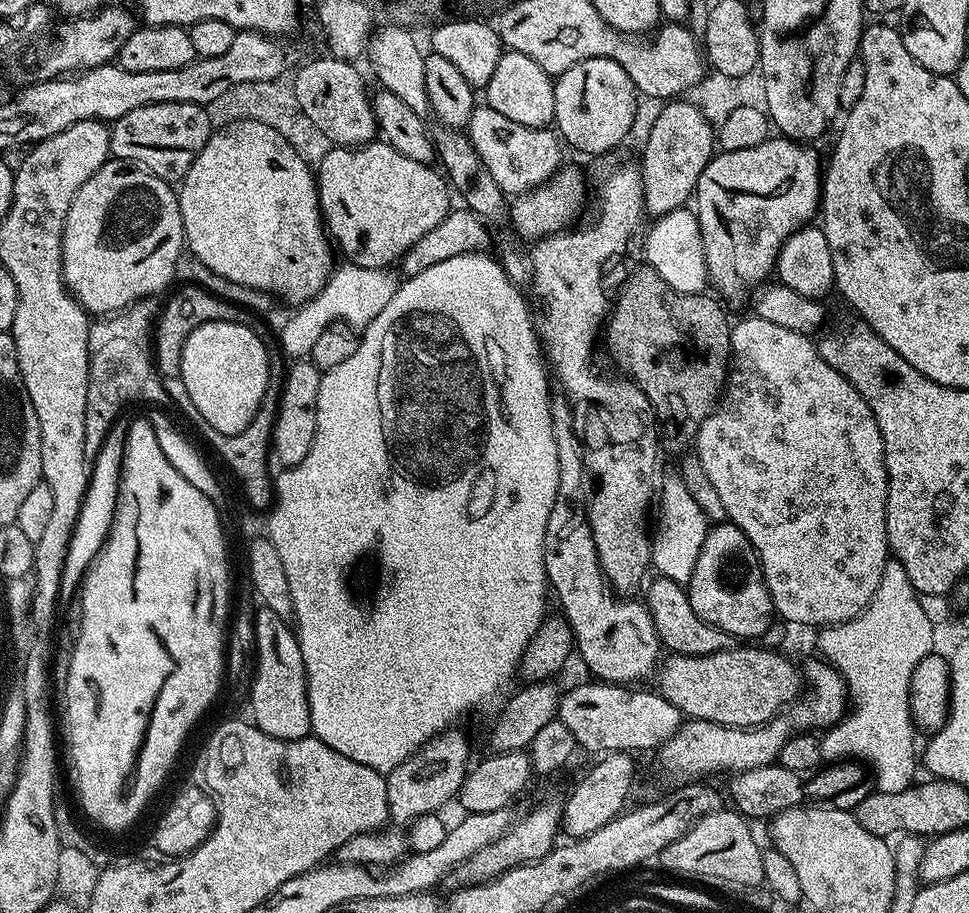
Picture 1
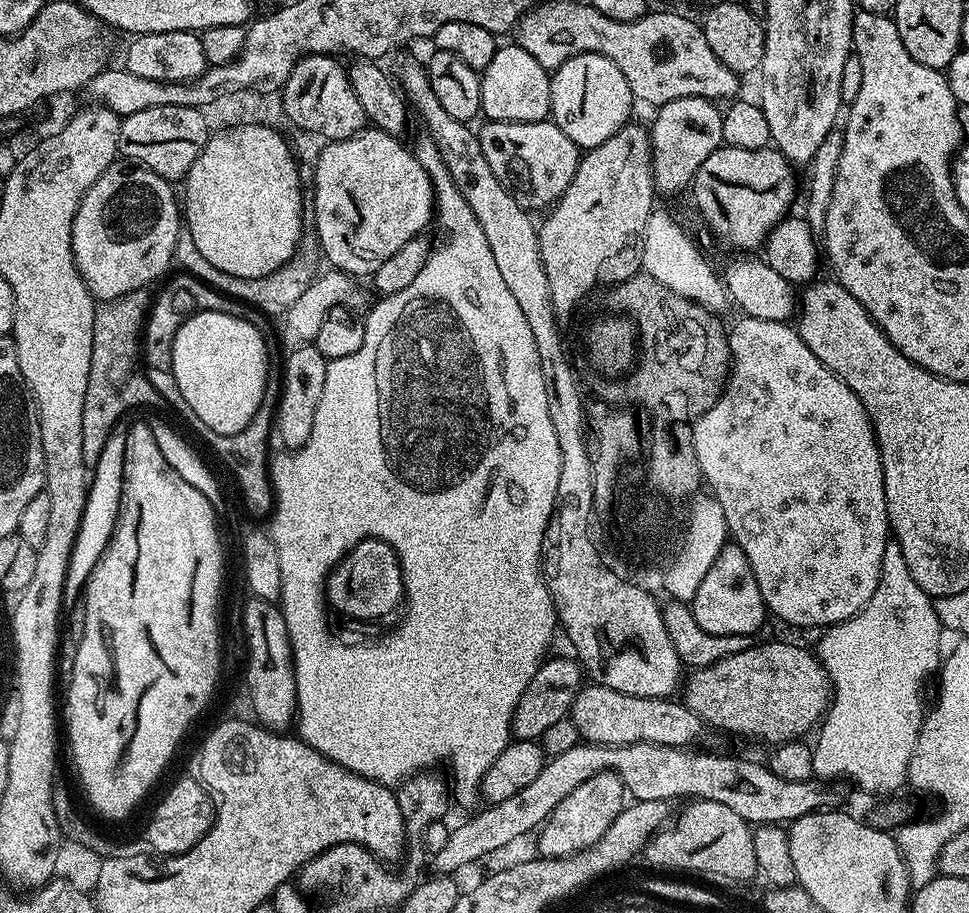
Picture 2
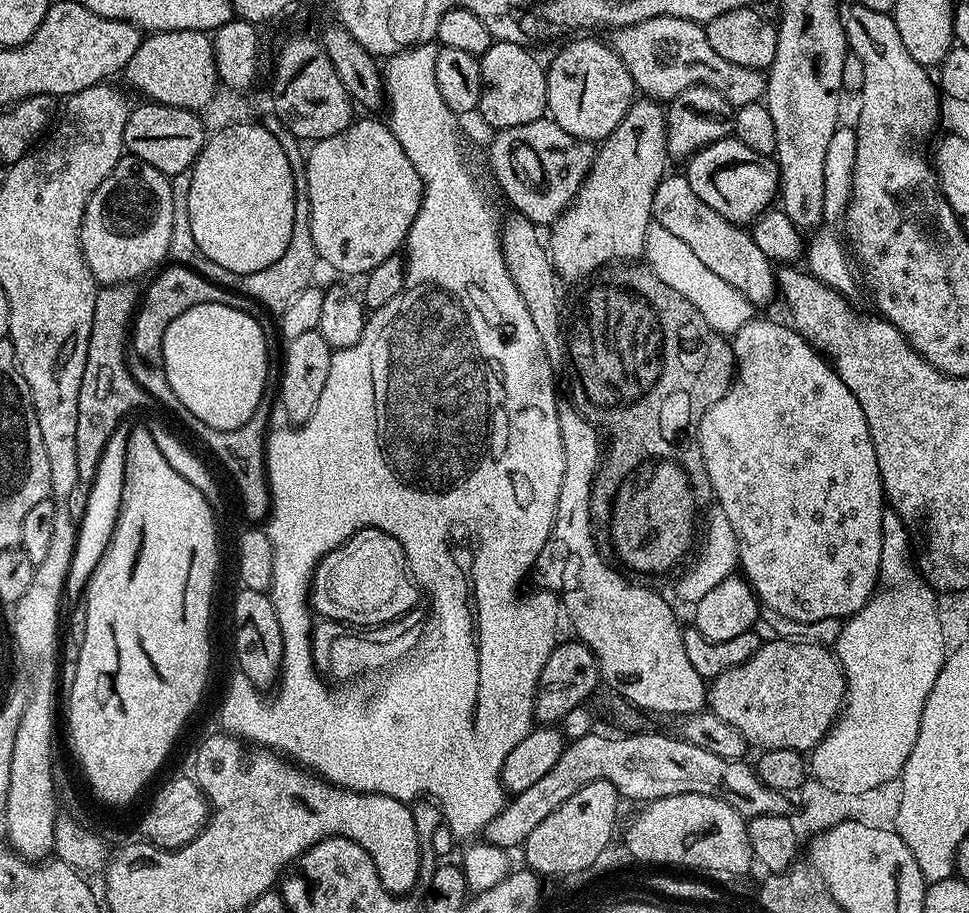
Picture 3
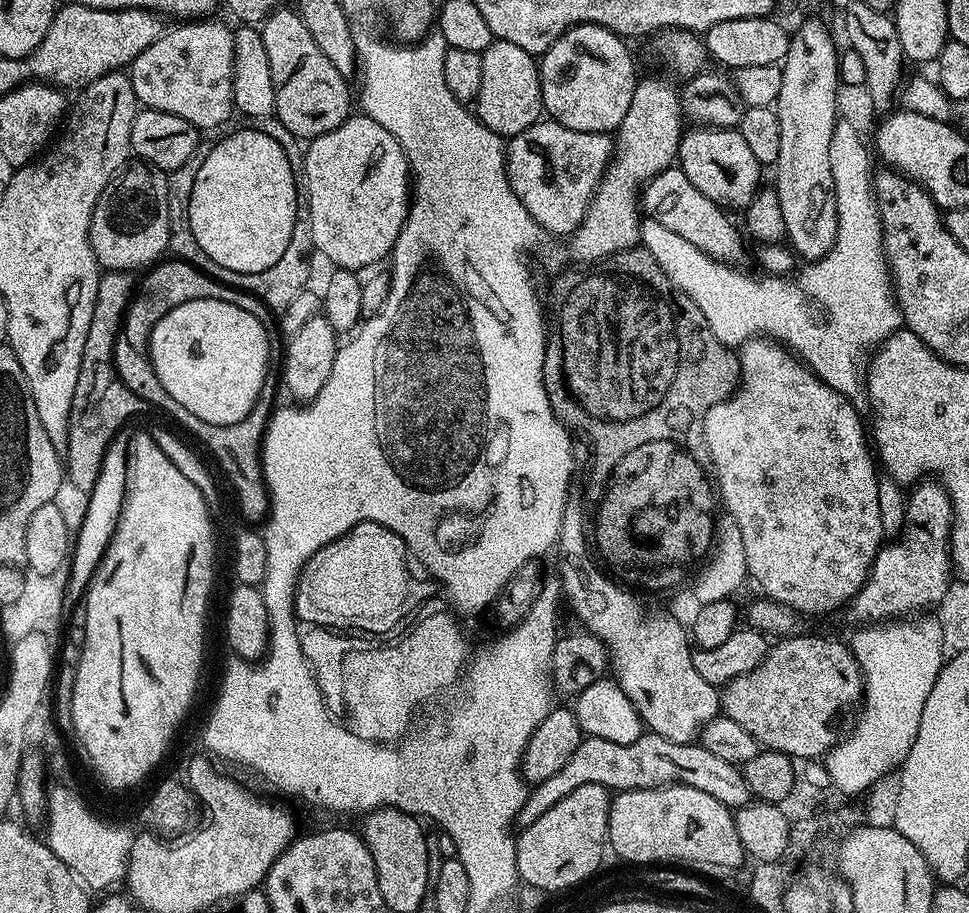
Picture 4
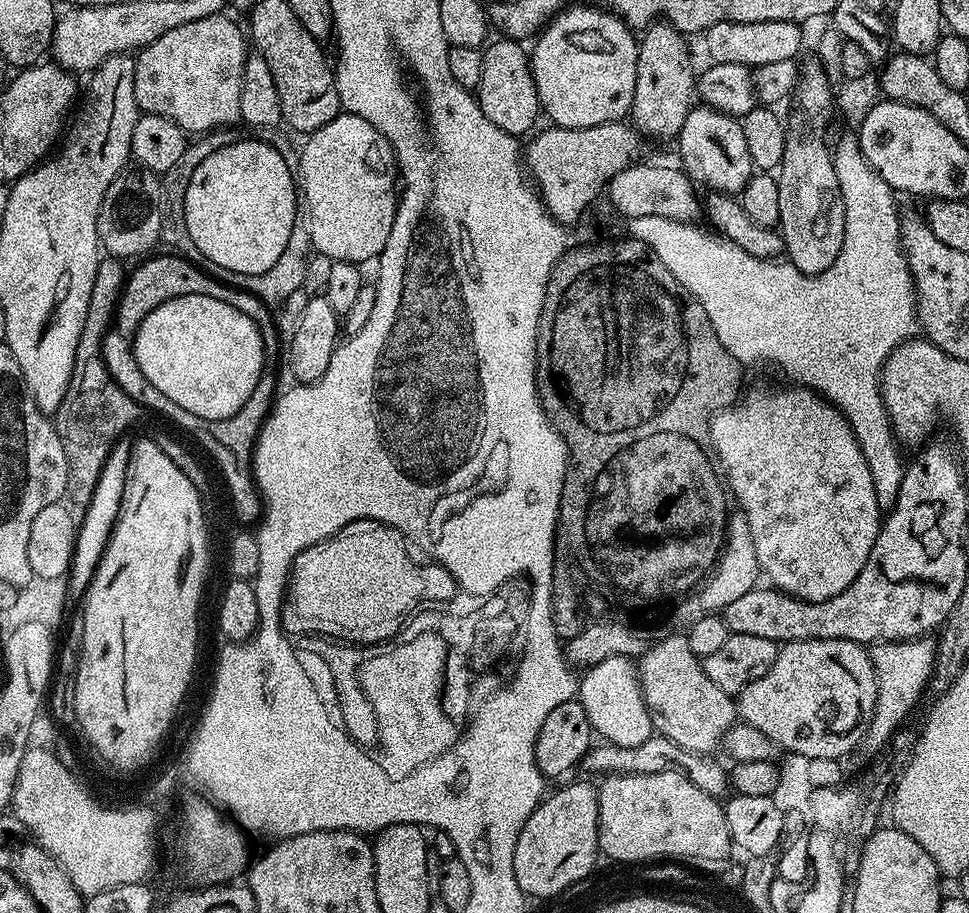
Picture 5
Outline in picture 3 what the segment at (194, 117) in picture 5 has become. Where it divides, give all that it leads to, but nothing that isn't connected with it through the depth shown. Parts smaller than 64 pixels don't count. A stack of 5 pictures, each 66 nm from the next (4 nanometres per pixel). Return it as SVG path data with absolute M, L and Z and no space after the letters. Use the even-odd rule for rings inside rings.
M178 30L177 32L153 32L145 35L141 39L138 50L134 53L134 58L130 58L130 62L124 68L122 73L123 79L128 79L138 91L141 92L141 97L147 98L149 101L158 104L169 104L175 108L191 108L193 110L203 110L213 99L216 98L218 91L218 75L216 72L216 55L212 49L212 37L206 32L195 32L194 30Z

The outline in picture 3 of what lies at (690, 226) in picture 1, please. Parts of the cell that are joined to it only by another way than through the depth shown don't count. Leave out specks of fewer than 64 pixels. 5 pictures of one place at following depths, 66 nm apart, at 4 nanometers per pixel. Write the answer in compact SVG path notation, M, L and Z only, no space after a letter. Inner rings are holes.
M655 222L648 225L643 255L652 272L658 274L658 278L662 282L666 282L666 286L670 286L670 290L678 290L678 294L682 294L682 298L686 298L694 305L698 314L702 314L702 318L706 318L710 327L721 336L731 337L732 333L742 326L746 326L746 322L753 319L754 306L752 303L745 300L741 292L734 290L734 286L730 286L730 282L722 282L722 278L718 278L718 274L714 274L714 270L702 266L699 258L691 252L690 246L686 246L686 242L682 242L682 238L674 238L674 234L670 234L670 230L666 230L666 226Z

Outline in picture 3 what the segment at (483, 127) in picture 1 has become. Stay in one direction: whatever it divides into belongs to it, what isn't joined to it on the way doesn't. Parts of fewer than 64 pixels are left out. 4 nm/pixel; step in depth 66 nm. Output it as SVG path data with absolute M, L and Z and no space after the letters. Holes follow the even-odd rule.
M551 118L526 122L526 126L501 128L493 136L496 137L488 148L488 160L505 198L533 224L551 226L578 194L592 168L596 148L562 130Z

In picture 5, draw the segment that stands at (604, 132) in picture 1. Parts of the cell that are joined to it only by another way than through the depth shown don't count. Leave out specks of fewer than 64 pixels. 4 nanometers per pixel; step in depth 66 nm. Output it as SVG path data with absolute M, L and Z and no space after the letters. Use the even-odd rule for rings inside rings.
M584 4L578 5L577 8L565 7L544 25L534 43L536 45L530 48L534 86L538 90L543 115L549 116L553 125L562 128L589 128L611 120L623 121L631 113L638 62L638 40L633 29L615 12L600 6L587 8Z

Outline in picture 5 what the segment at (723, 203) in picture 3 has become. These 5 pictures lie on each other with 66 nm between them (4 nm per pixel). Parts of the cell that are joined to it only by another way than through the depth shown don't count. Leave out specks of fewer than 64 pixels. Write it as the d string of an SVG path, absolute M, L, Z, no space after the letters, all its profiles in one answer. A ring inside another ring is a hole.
M694 106L682 122L678 137L680 160L683 171L688 173L697 185L713 192L739 194L748 185L748 179L754 175L750 150L746 146L746 137L742 135L740 120L720 112L711 106Z

